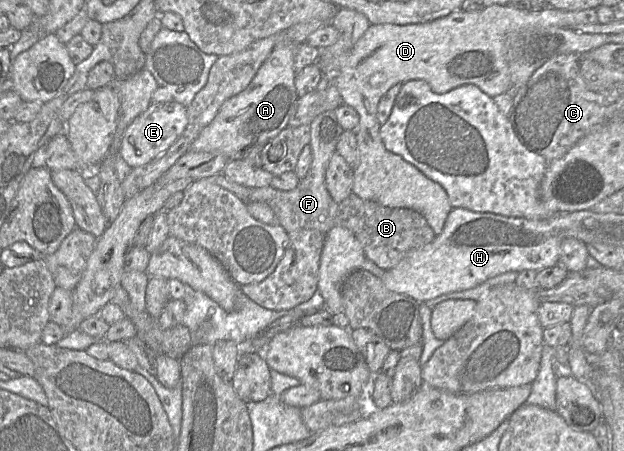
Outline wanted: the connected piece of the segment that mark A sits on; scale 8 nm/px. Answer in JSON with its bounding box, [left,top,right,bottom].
[190,45,298,158]

